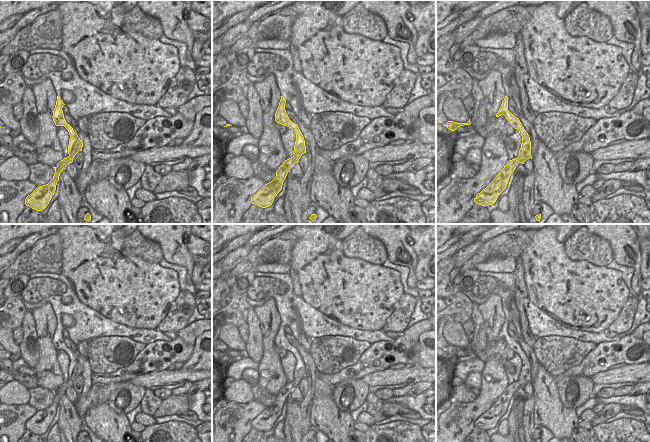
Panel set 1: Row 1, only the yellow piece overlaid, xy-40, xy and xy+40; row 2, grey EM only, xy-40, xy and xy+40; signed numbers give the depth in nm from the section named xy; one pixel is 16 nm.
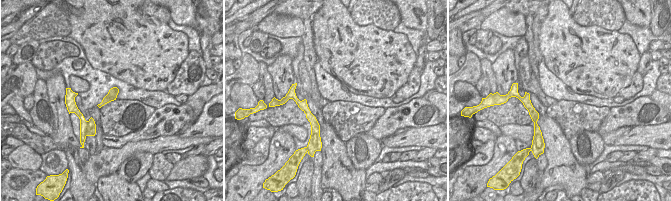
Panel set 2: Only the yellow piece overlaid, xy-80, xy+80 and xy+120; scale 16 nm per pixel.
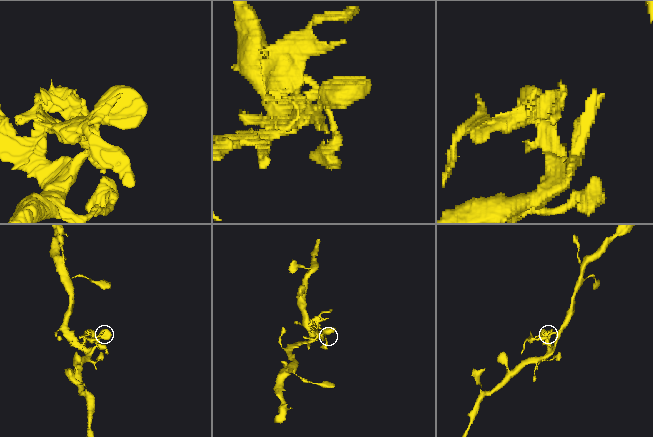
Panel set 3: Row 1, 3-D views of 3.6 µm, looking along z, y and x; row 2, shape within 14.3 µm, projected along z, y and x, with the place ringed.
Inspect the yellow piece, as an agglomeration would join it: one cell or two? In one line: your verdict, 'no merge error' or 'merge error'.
merge error

